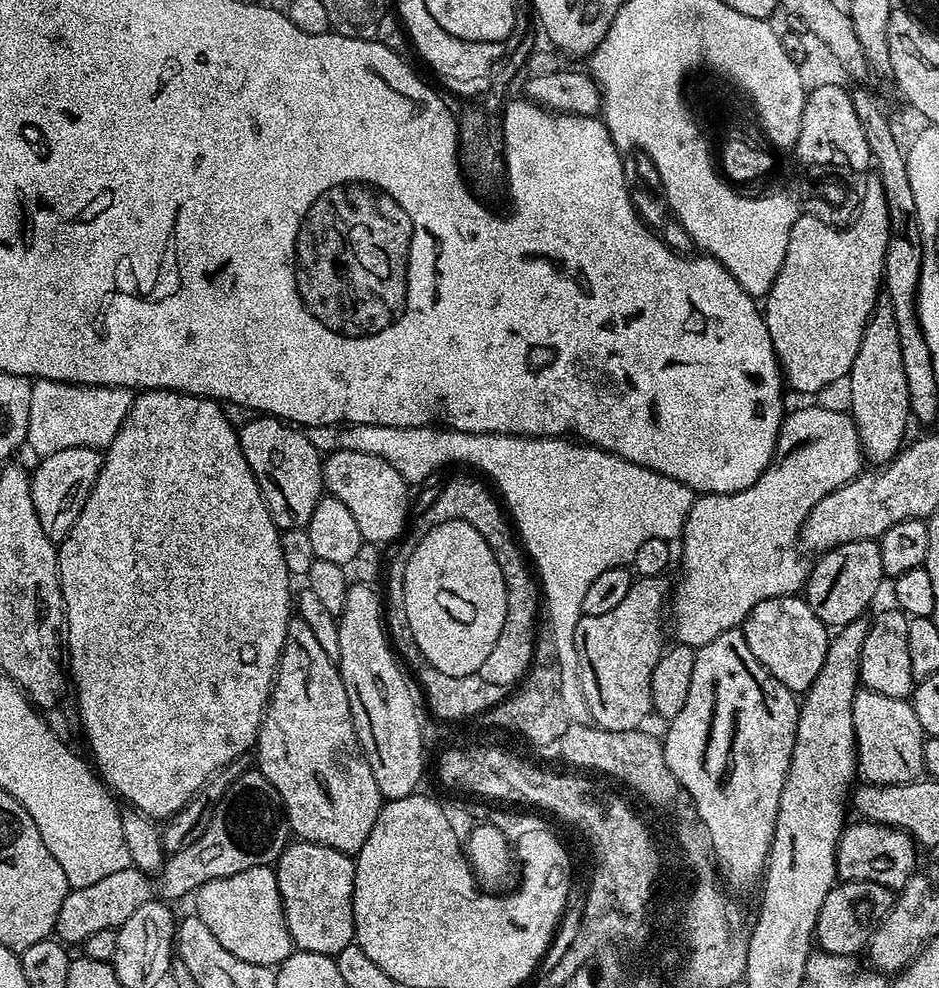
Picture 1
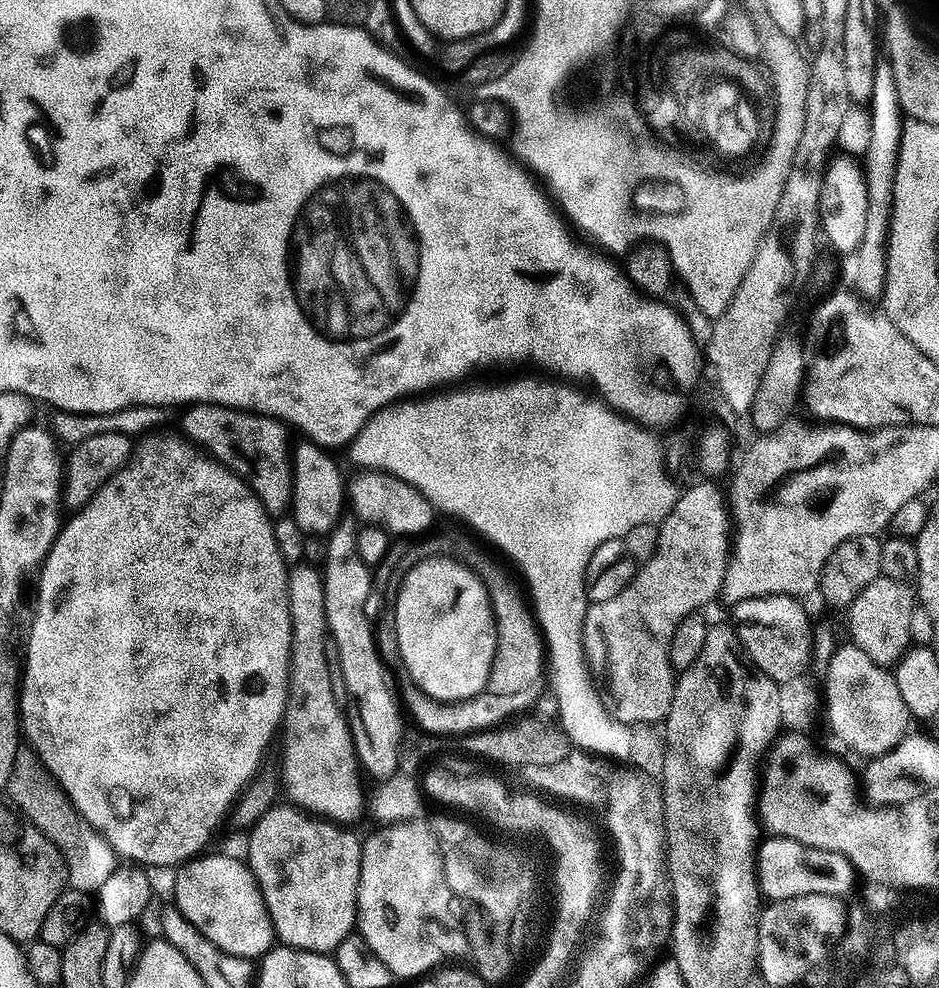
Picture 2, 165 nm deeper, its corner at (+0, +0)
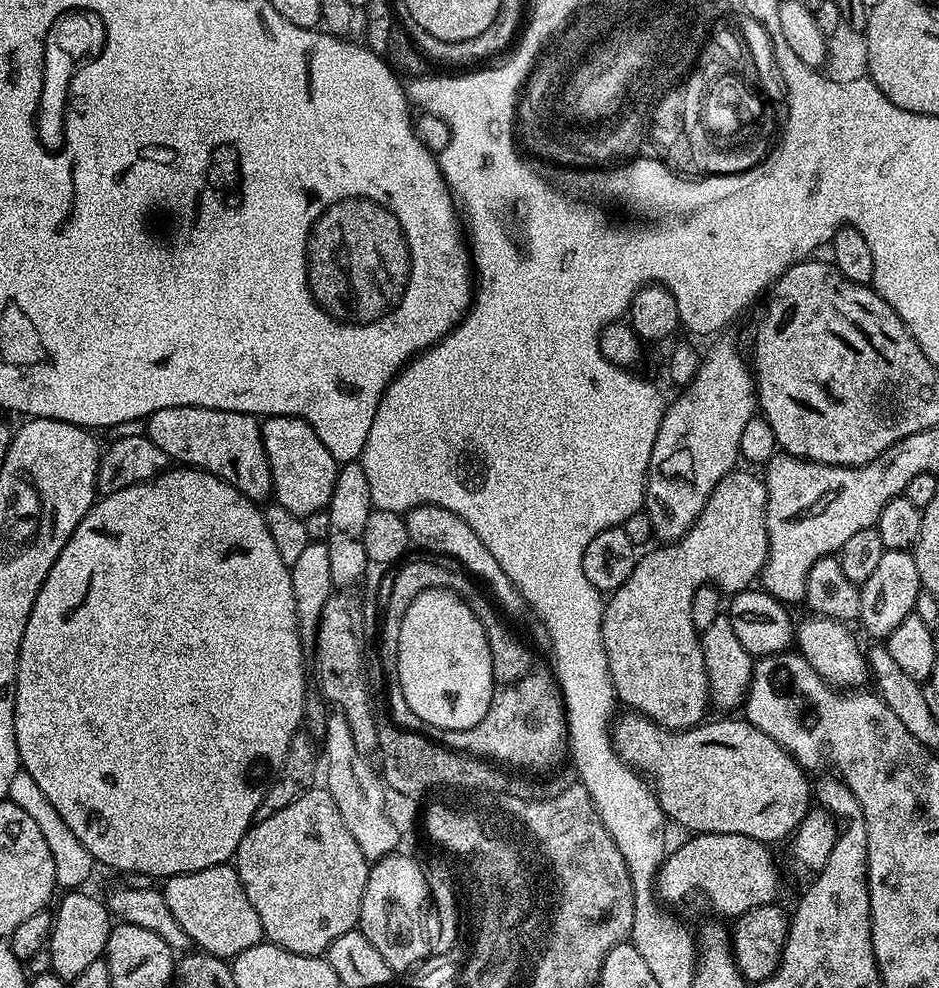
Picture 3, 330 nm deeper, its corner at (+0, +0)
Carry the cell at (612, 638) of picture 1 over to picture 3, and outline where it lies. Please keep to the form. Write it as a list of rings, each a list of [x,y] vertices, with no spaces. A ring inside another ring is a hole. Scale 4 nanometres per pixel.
[[[733,470],[730,474],[726,474],[726,478],[722,478],[722,482],[718,482],[718,486],[714,486],[714,490],[710,494],[710,498],[706,502],[702,514],[694,522],[694,526],[690,526],[690,530],[684,537],[680,540],[661,543],[659,546],[656,546],[660,548],[653,547],[651,550],[648,550],[653,550],[653,552],[648,552],[645,556],[643,553],[643,555],[637,559],[634,570],[630,574],[630,578],[626,578],[626,582],[622,582],[622,586],[607,597],[604,605],[602,638],[604,639],[604,649],[606,650],[606,658],[608,659],[610,678],[612,679],[612,685],[616,691],[619,703],[627,706],[633,712],[640,712],[643,716],[649,716],[653,722],[669,730],[683,730],[685,728],[696,727],[697,724],[705,719],[704,711],[710,708],[706,662],[704,661],[704,651],[700,645],[701,633],[696,631],[694,622],[690,618],[690,606],[694,602],[694,594],[705,586],[715,586],[724,594],[735,594],[745,591],[745,589],[751,585],[748,583],[752,580],[752,576],[748,572],[756,572],[756,574],[763,573],[764,564],[768,560],[768,531],[766,530],[768,486],[761,477],[759,480],[754,473],[740,471],[741,470]]]

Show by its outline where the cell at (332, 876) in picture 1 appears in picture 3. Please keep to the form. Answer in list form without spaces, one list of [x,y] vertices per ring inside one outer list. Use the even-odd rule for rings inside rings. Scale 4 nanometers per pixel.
[[[313,786],[306,794],[290,802],[290,806],[278,810],[278,814],[270,814],[270,818],[265,820],[256,820],[238,846],[234,857],[234,867],[242,882],[242,890],[246,890],[246,898],[250,898],[250,906],[258,910],[258,922],[262,922],[264,940],[269,944],[276,944],[287,952],[303,956],[324,956],[334,942],[334,938],[342,938],[342,934],[353,931],[359,925],[362,894],[366,890],[370,861],[362,854],[362,850],[358,850],[358,842],[354,842],[350,830],[346,830],[346,822],[342,822],[342,814],[338,814],[338,806],[334,806],[334,798],[330,798],[328,789],[323,786]]]

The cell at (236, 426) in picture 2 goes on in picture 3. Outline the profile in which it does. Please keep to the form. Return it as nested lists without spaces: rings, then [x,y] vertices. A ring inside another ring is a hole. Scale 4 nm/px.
[[[198,406],[167,408],[151,412],[146,417],[146,434],[150,442],[154,442],[154,446],[158,446],[158,450],[162,450],[162,454],[166,454],[169,461],[180,466],[201,468],[204,472],[219,476],[246,498],[264,502],[272,496],[272,475],[268,469],[260,426],[261,421],[257,417],[247,416],[244,412],[227,412],[217,408],[199,408]]]

